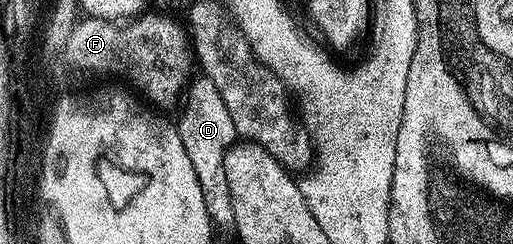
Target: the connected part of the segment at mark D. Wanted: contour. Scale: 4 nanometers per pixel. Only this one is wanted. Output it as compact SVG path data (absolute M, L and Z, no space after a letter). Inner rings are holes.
M196 74L196 79L186 84L185 94L181 99L183 112L177 118L181 145L185 145L185 153L189 153L189 161L193 164L193 173L197 173L197 181L201 181L201 197L205 200L205 209L209 213L212 224L234 224L233 197L229 197L229 181L225 181L225 157L227 150L235 146L237 136L233 117L229 117L229 109L225 109L225 101L221 101L221 93L217 93L217 85L209 81L205 74Z

